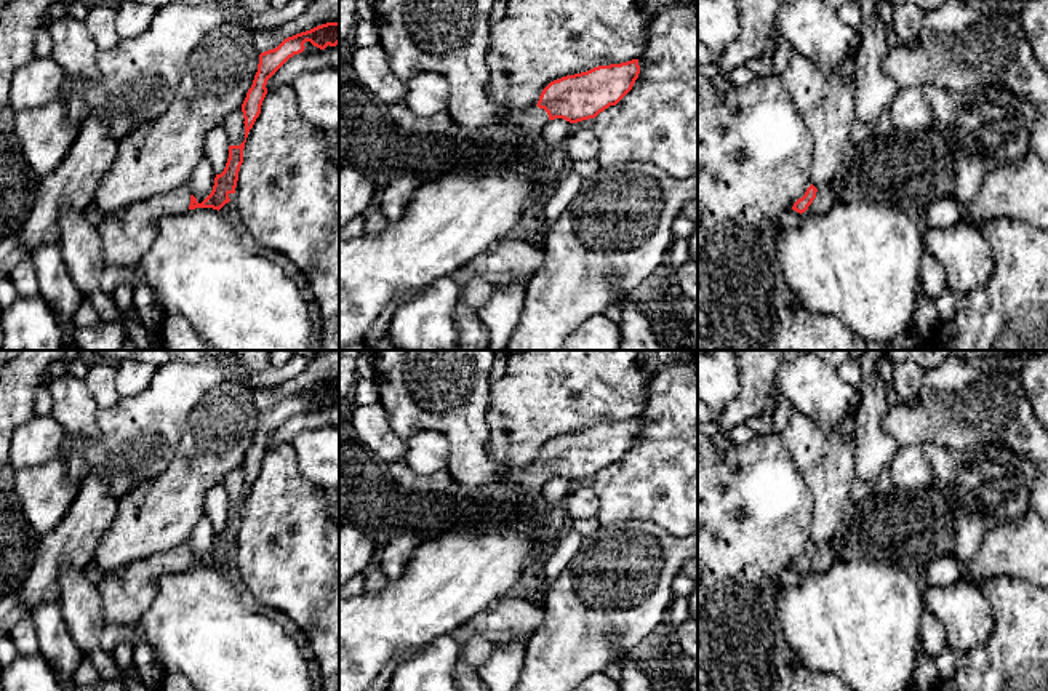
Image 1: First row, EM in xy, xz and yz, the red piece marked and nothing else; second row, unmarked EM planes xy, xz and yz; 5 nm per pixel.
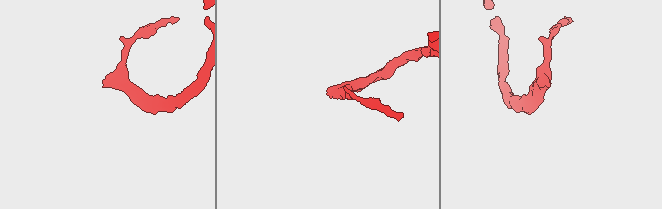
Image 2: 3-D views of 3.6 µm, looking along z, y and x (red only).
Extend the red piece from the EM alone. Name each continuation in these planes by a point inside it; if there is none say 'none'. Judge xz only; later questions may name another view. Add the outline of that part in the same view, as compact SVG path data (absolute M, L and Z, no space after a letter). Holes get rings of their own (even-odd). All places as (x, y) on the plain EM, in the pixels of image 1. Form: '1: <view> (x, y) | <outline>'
1: xz (533, 475) | M538 464L523 467L506 465L504 475L504 481L520 483L530 488L541 488L549 480L547 470L544 467L539 467Z

